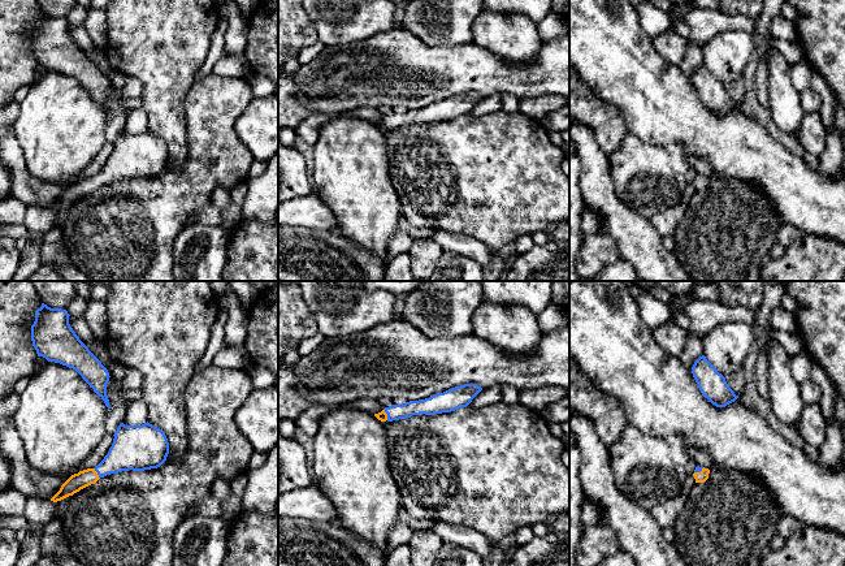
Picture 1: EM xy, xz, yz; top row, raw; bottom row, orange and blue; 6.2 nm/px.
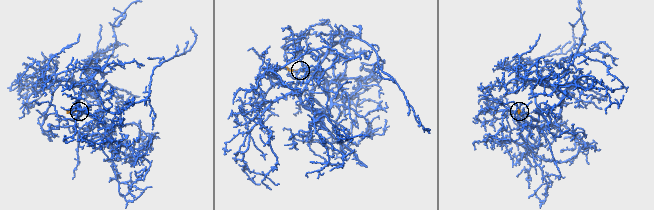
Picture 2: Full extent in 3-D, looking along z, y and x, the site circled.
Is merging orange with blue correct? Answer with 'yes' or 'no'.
yes

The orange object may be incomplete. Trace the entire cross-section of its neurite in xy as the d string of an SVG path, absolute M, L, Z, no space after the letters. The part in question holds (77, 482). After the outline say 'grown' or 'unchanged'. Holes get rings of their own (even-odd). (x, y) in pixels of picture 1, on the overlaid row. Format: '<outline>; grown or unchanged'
M148 422L142 425L121 423L113 436L113 444L104 459L95 468L72 475L51 501L57 502L73 496L110 474L157 468L169 454L165 433Z; grown

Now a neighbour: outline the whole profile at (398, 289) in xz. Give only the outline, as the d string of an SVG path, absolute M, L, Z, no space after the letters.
M363 281L363 288L369 293L387 291L395 298L400 298L422 282L425 281Z

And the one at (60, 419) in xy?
M48 362L29 377L29 385L20 394L20 406L12 415L13 424L22 440L27 462L44 474L66 476L78 470L105 436L105 416L108 407L101 397L73 368Z

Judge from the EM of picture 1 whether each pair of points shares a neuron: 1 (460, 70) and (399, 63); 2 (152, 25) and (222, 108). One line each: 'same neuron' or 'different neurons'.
1: same neuron
2: different neurons

